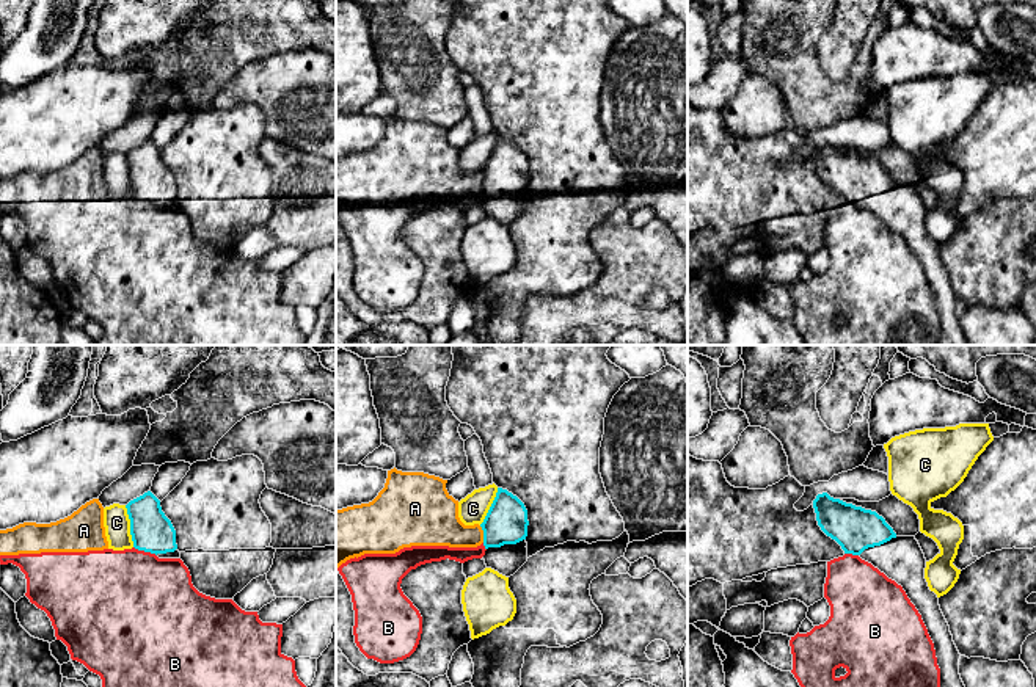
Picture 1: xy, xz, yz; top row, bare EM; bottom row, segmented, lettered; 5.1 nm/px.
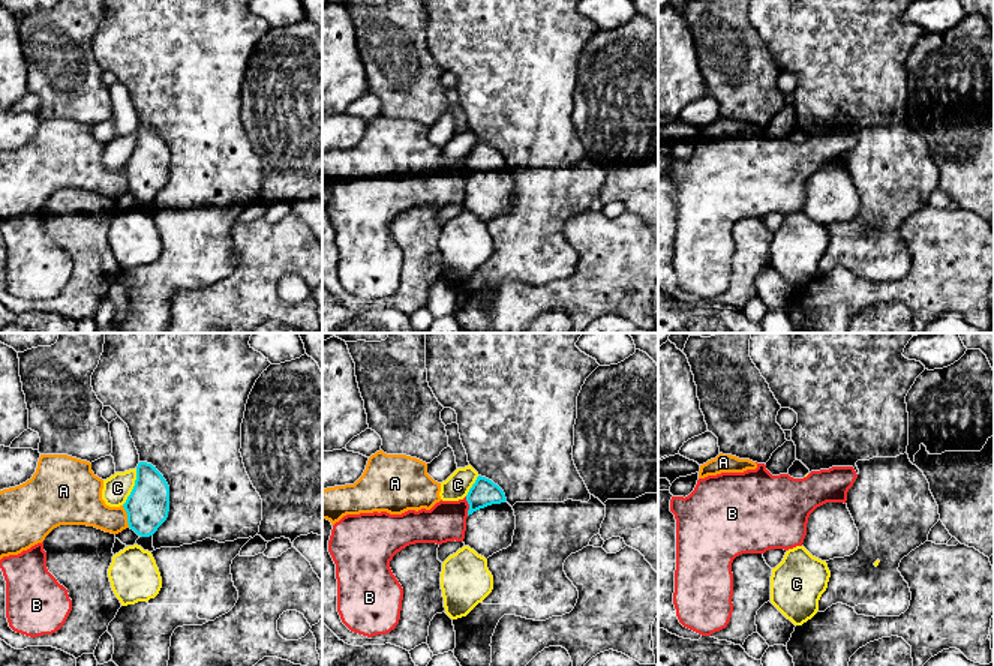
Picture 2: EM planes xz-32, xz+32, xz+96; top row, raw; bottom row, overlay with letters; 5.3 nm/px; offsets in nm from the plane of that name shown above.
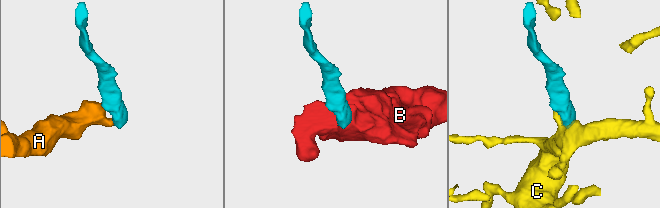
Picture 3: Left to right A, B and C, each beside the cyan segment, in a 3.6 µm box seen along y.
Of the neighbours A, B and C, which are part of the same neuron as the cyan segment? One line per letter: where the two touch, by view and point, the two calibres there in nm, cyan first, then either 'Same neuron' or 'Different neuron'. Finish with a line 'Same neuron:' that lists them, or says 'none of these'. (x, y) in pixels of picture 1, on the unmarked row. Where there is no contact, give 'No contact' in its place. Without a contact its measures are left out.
A: Touches cyan at xz (484, 182). Thickness 220 nm (cyan) against 240 nm. Different neuron
B: Touches cyan at xy (145, 199). Thickness 220 nm (cyan) against 500 nm. Different neuron
C: Touches cyan at xy (131, 174). Thickness 220 nm (cyan) against 140 nm. Different neuron
Same neuron: none of these

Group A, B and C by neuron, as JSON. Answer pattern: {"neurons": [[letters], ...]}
{"neurons": [["A", "B"], ["C"]]}

